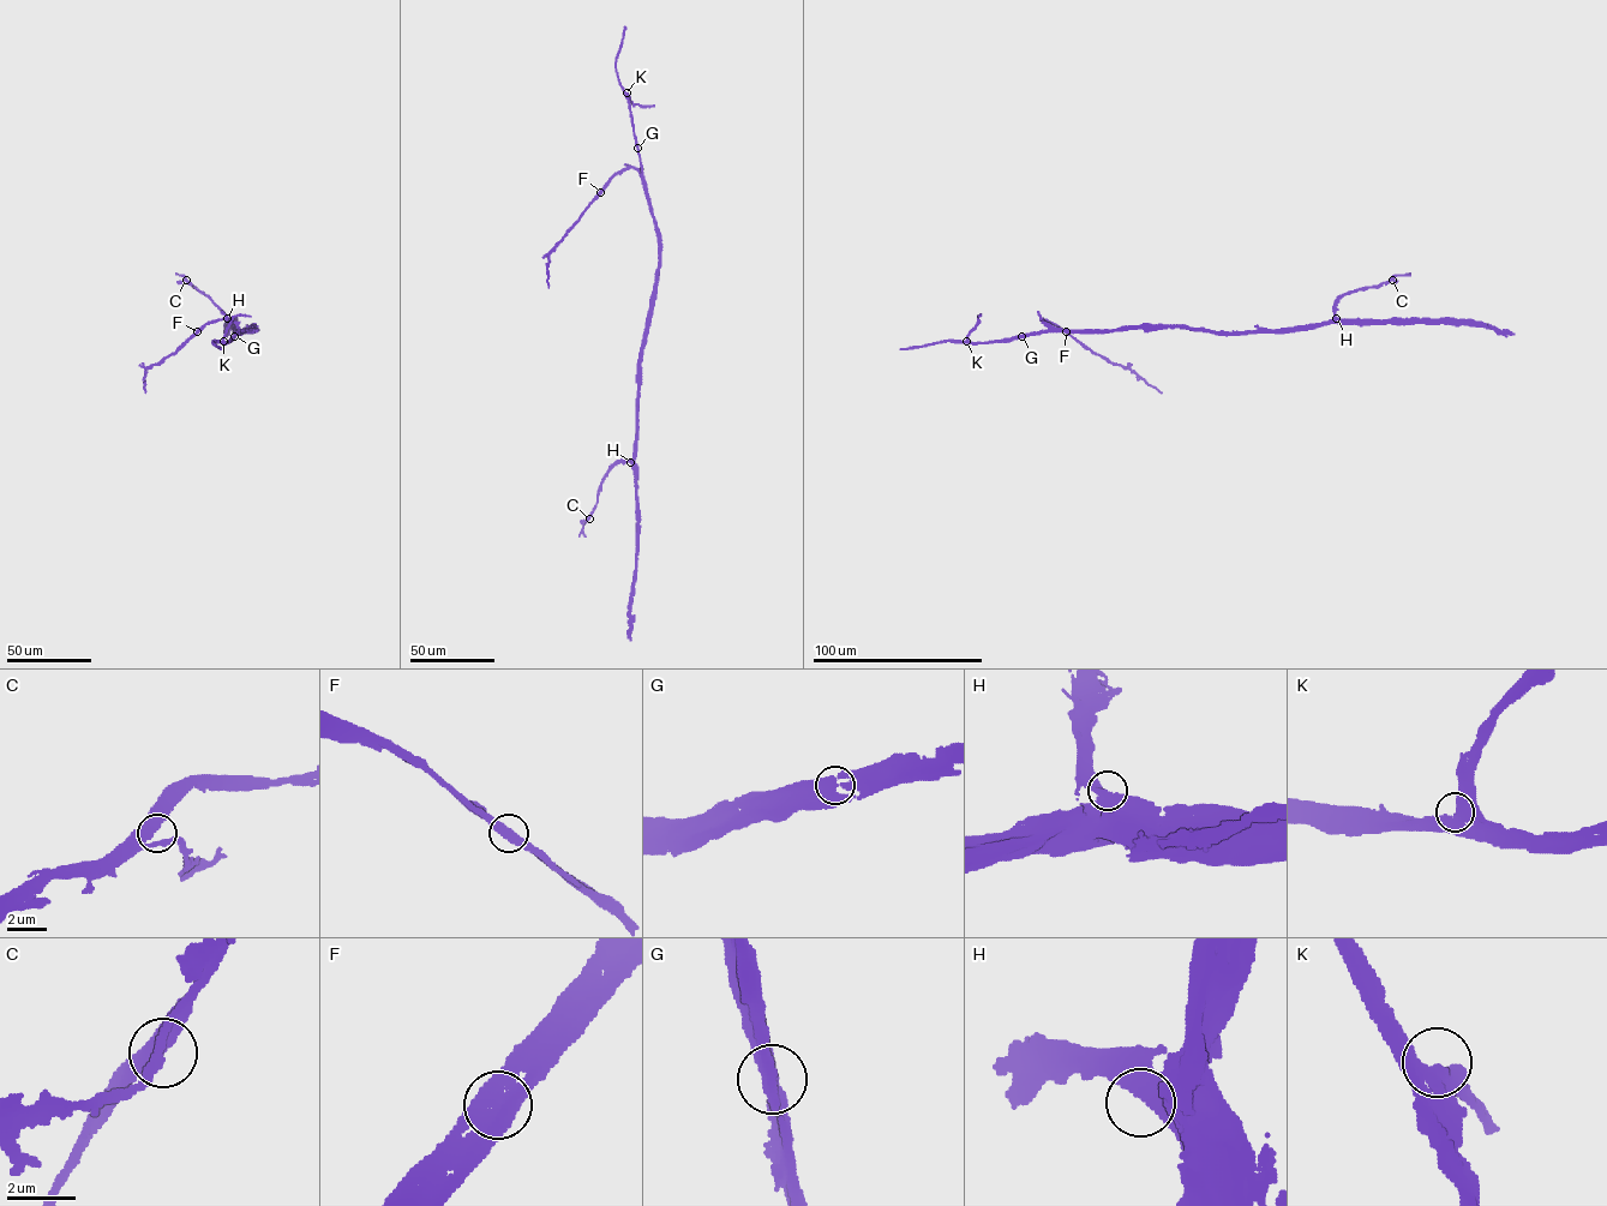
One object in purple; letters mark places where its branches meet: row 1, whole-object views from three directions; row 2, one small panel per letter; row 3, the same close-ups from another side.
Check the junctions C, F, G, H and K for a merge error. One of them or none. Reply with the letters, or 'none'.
none

